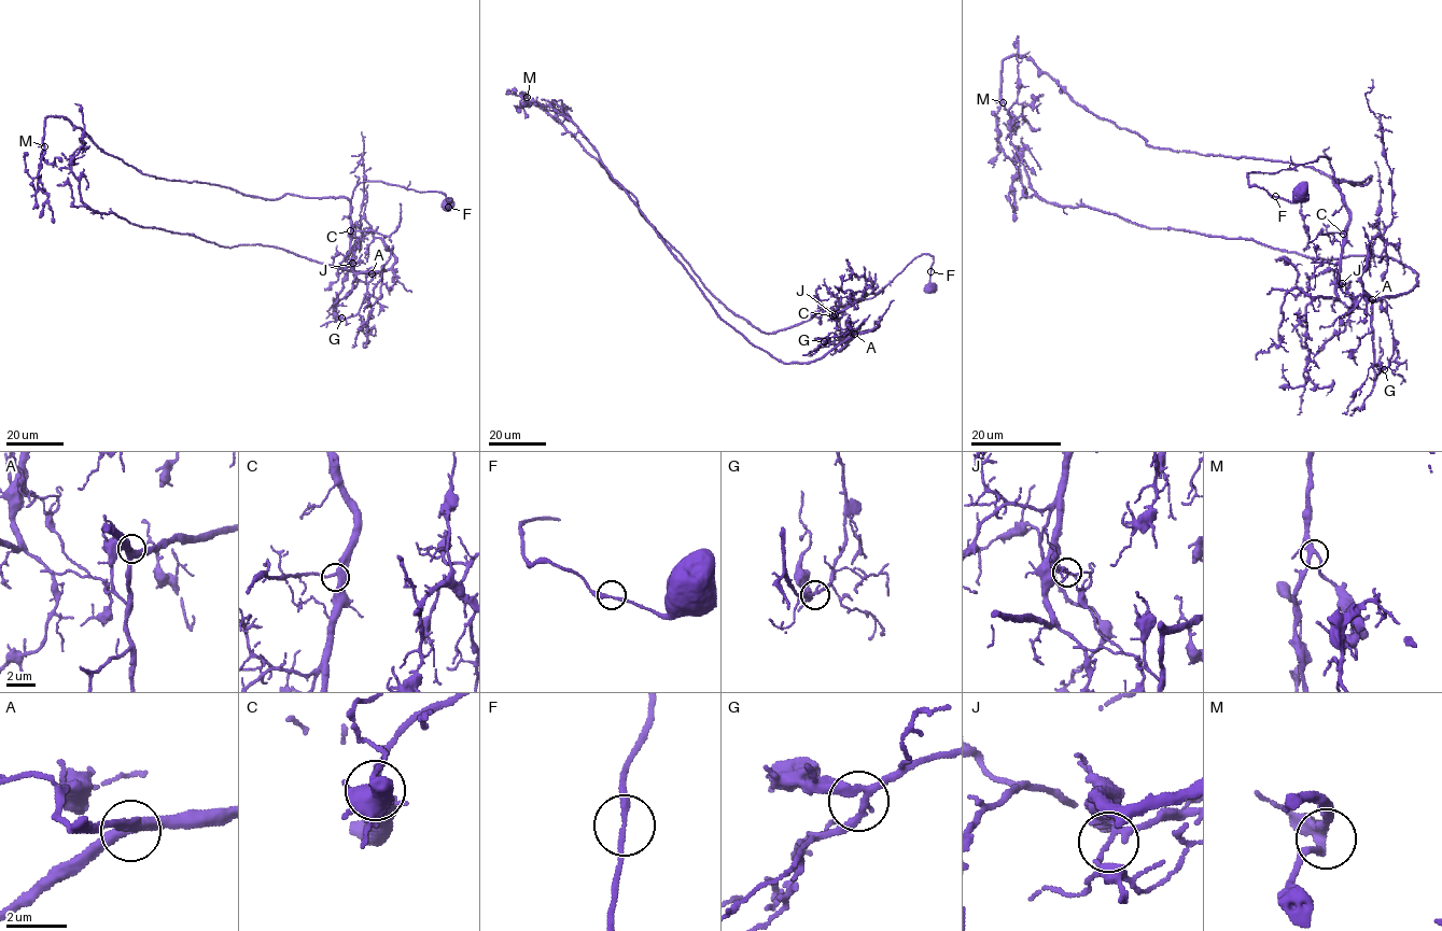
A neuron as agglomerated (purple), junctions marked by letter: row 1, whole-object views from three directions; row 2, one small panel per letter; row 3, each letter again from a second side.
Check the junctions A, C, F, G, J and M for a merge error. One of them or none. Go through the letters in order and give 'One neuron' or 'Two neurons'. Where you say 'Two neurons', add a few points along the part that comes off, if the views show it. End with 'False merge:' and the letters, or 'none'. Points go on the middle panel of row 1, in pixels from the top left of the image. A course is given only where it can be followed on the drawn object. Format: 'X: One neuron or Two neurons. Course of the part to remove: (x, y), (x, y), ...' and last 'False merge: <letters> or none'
A: One neuron
C: One neuron
F: One neuron
G: One neuron
J: Two neurons. Course of the part to remove: (835, 314), (854, 334), (820, 357), (784, 363), (752, 344), (720, 319), (566, 107), (557, 107)
M: One neuron
False merge: J

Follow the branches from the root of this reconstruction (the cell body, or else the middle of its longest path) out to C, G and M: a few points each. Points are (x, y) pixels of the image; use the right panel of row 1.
C: (1302, 192), (1292, 202), (1271, 196), (1251, 186), (1247, 173), (1278, 172), (1330, 158), (1348, 214), (1343, 234)
G: (1302, 192), (1271, 196), (1247, 173), (1330, 158), (1348, 214), (1339, 280), (1371, 318), (1384, 369)
M: (1302, 192), (1247, 173), (1328, 157), (1336, 185), (1370, 177), (1151, 146), (1025, 56), (1003, 61), (1003, 102)

